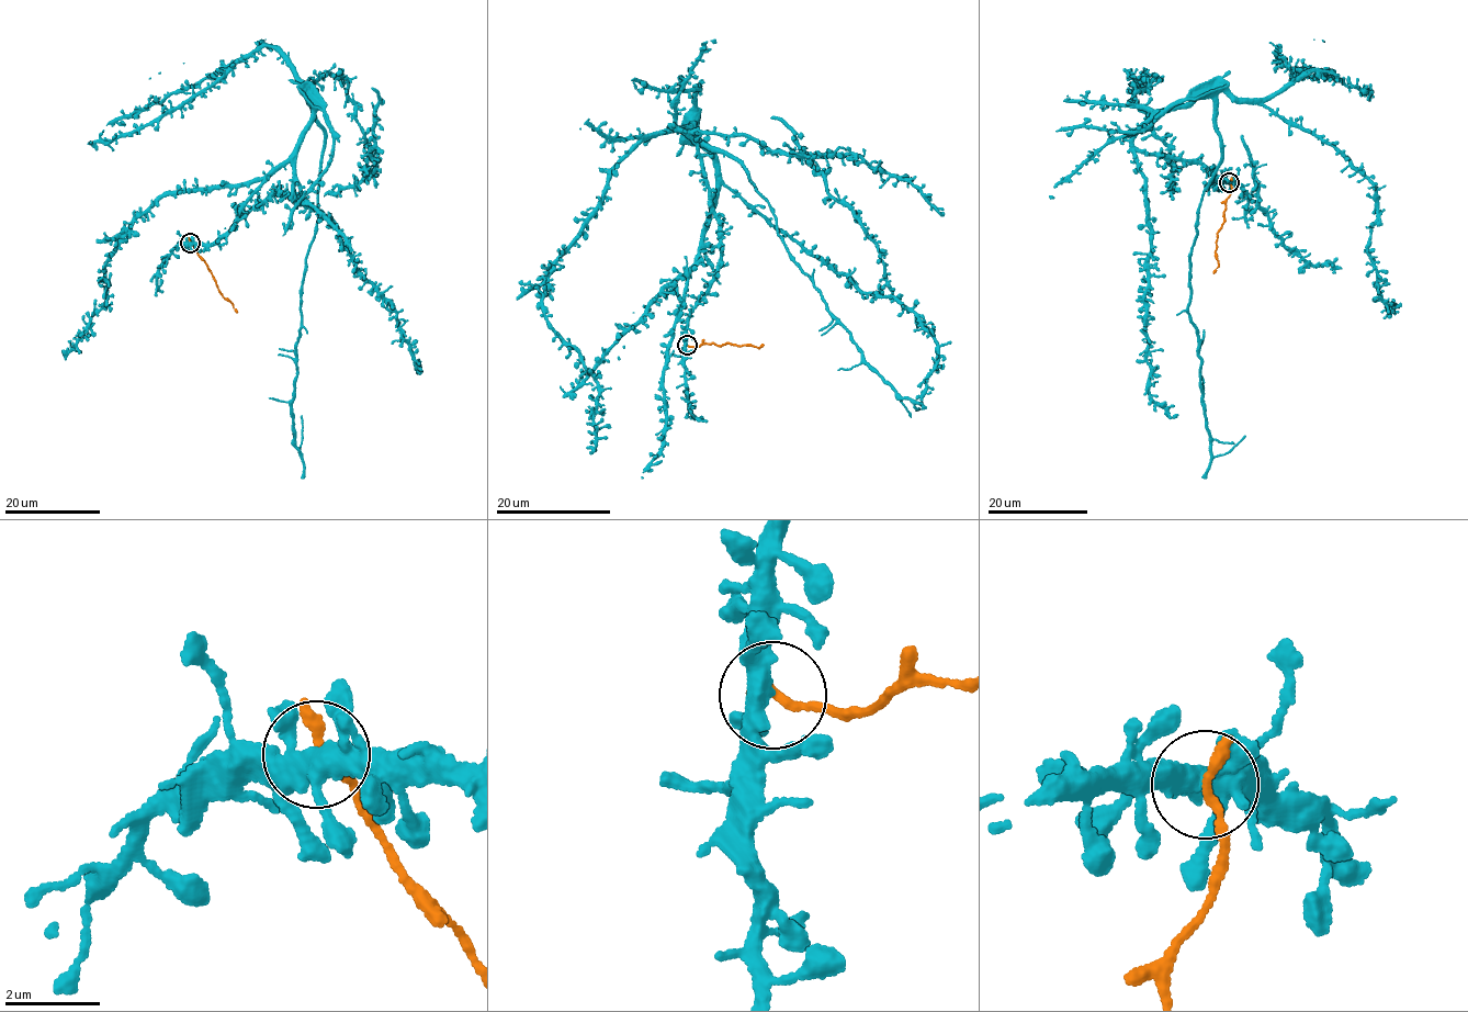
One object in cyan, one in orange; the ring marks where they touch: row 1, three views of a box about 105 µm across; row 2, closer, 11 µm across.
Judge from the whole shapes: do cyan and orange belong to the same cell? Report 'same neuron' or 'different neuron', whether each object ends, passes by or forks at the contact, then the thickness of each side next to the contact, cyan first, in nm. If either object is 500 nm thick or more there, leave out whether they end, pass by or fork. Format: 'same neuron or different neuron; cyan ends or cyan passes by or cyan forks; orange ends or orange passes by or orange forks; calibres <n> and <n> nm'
same neuron; cyan forks; orange ends; calibres 380 and 280 nm

